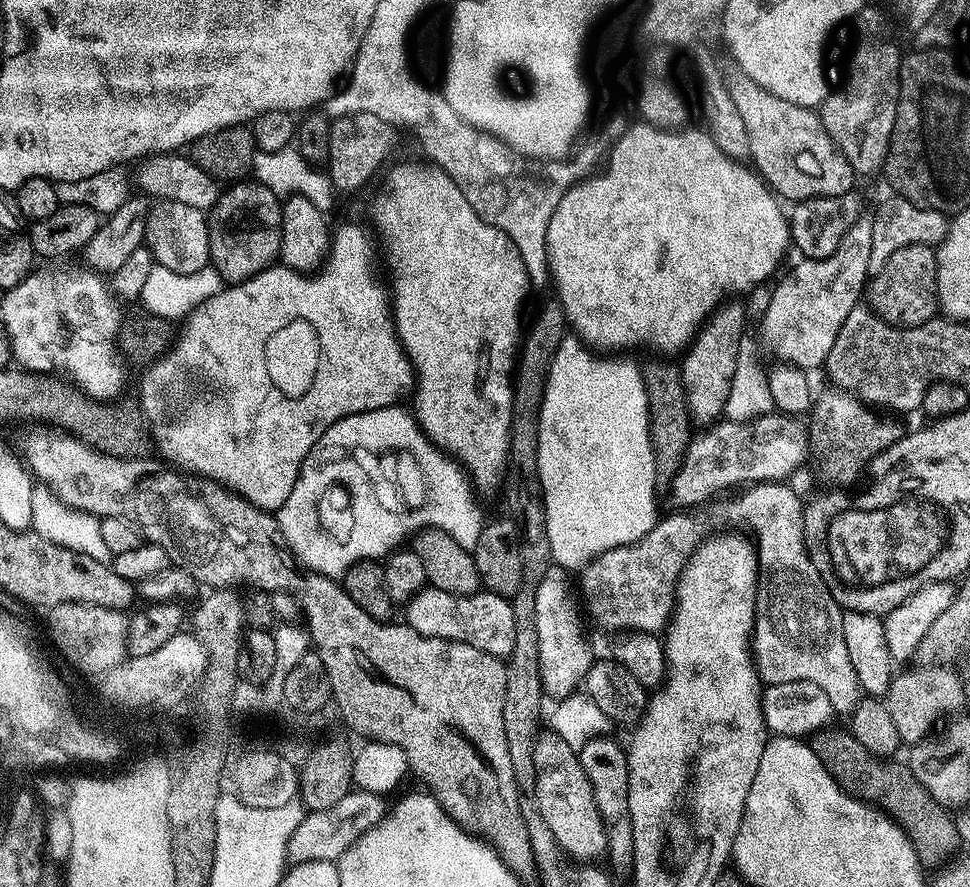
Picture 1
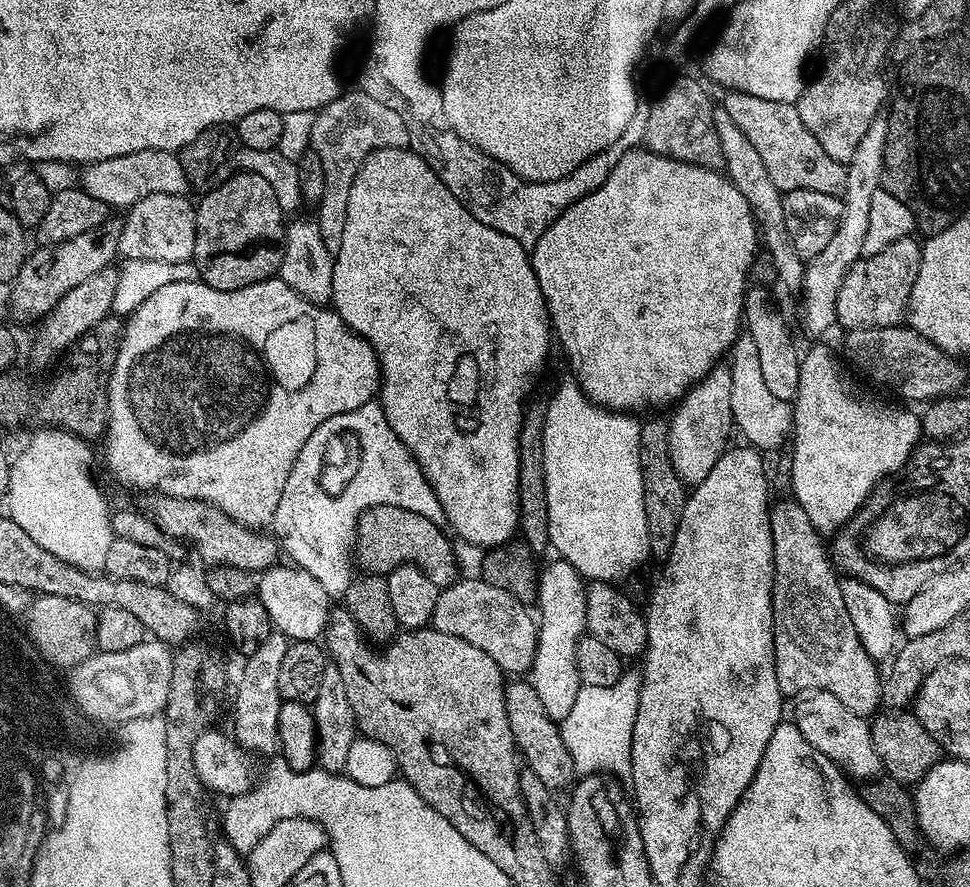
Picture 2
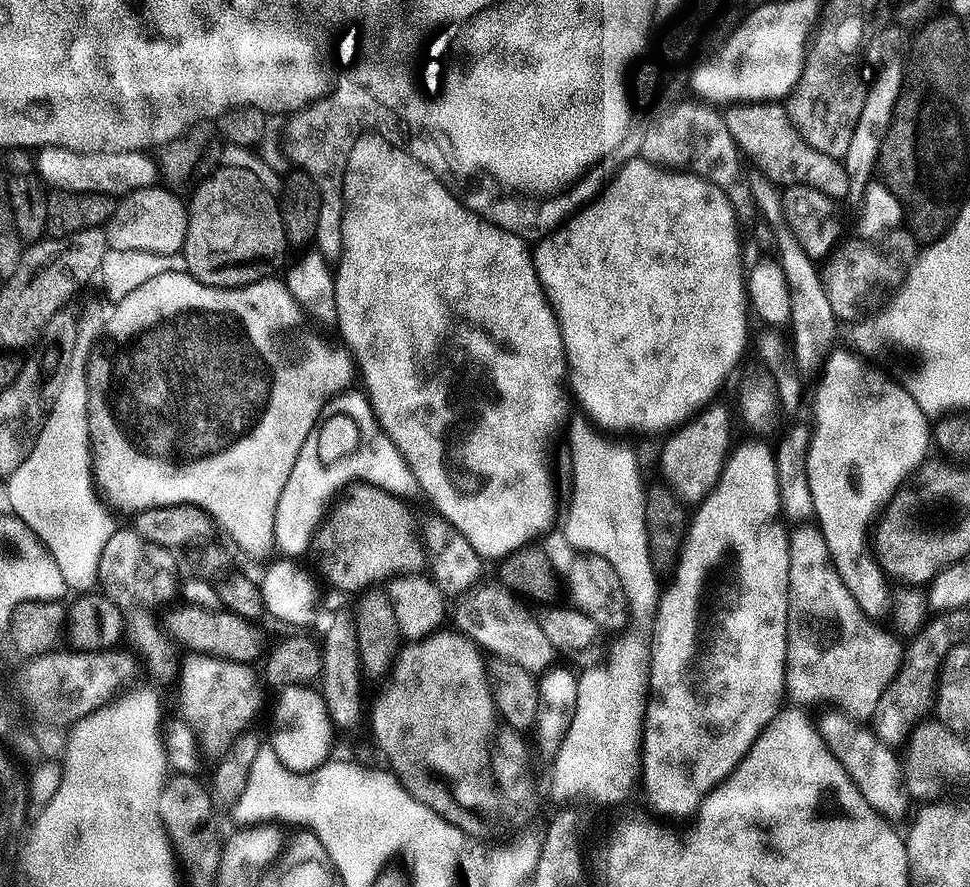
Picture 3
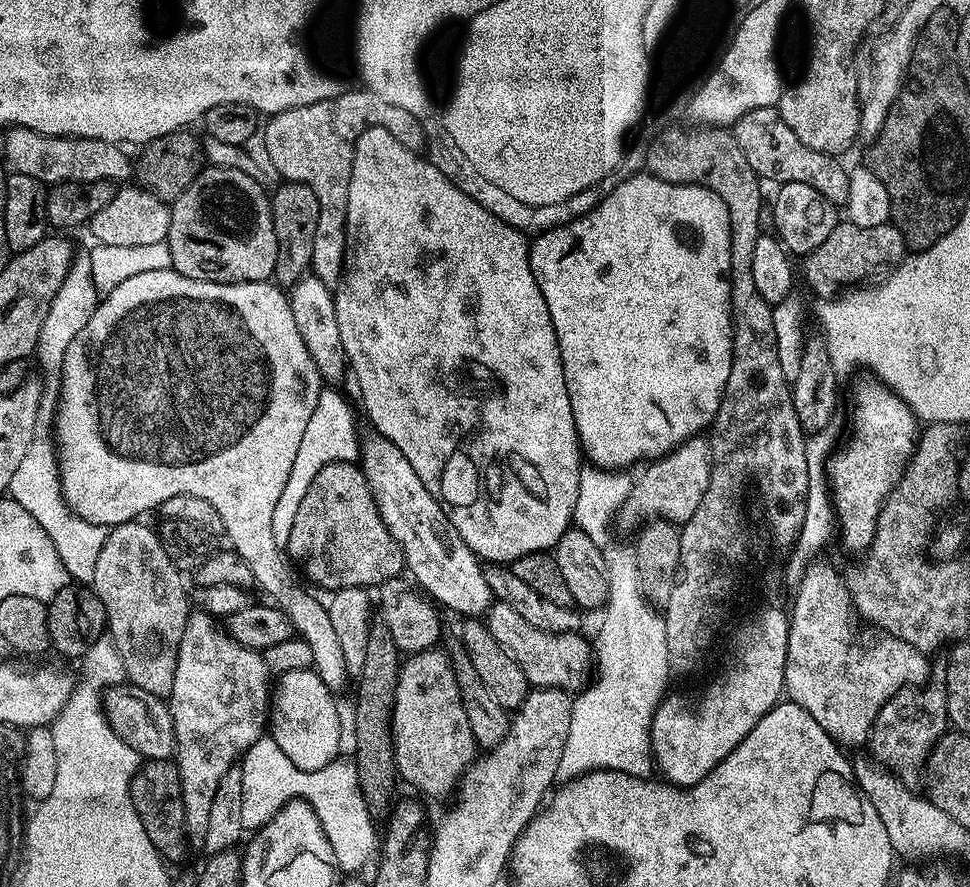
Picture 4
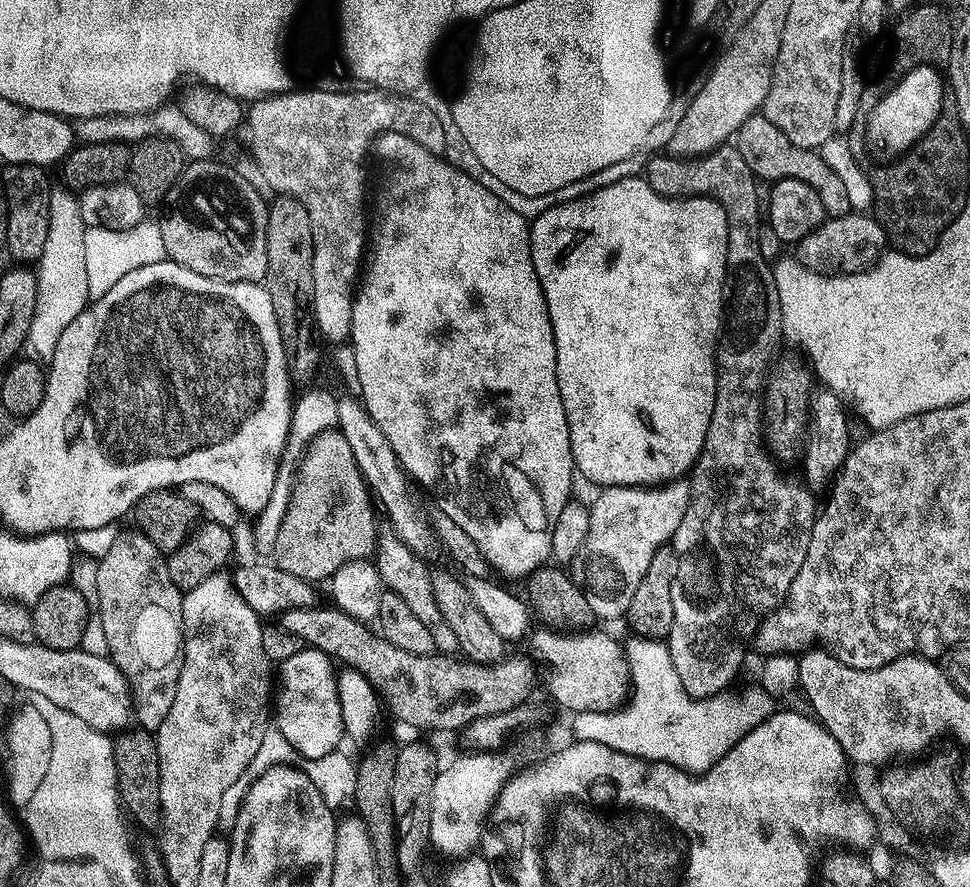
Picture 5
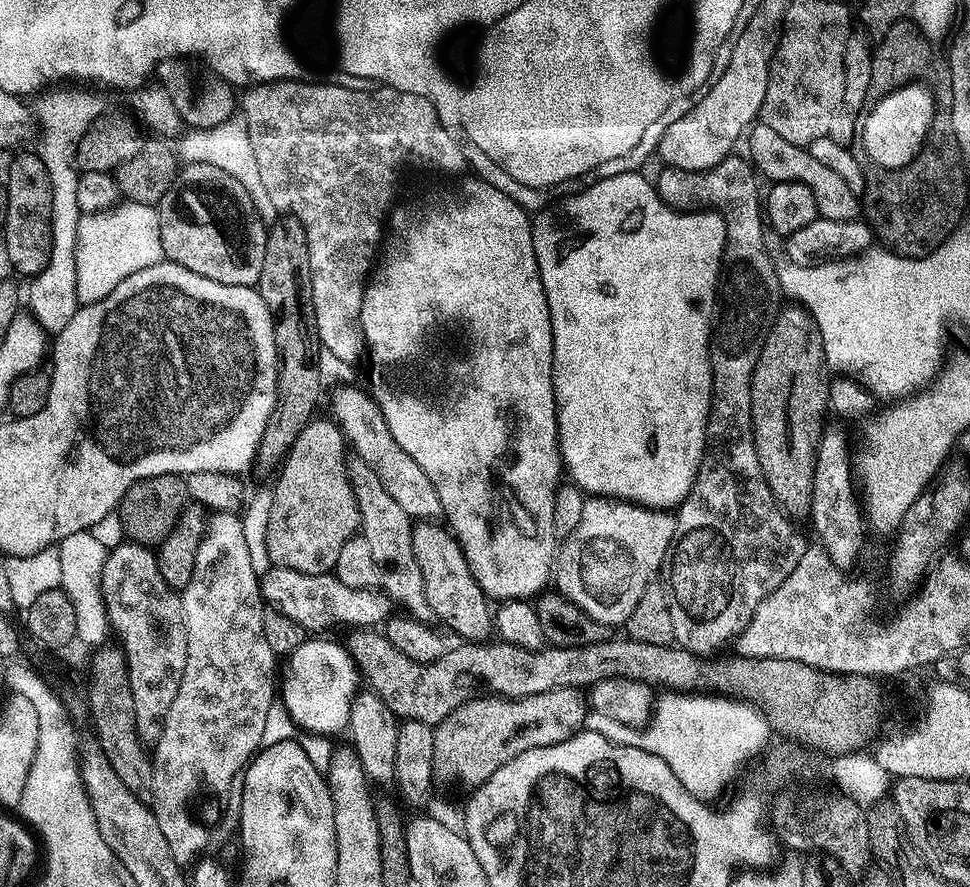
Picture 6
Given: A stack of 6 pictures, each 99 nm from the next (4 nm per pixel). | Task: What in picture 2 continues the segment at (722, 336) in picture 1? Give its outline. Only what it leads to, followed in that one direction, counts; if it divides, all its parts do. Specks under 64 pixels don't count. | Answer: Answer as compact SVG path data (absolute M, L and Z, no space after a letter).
M727 363L716 367L695 384L675 405L676 413L668 420L668 445L670 462L686 486L695 486L714 470L714 462L729 447L728 435L733 434L734 425L730 410L731 370Z

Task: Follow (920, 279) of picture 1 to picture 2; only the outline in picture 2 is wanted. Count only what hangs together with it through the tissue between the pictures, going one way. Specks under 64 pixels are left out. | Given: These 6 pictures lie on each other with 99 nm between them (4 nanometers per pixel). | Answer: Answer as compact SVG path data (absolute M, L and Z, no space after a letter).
M912 236L898 238L890 246L873 256L864 256L850 266L846 278L842 278L842 286L836 299L836 324L844 330L854 328L894 328L905 319L908 310L908 299L912 293L914 282L918 278L920 265L921 241Z

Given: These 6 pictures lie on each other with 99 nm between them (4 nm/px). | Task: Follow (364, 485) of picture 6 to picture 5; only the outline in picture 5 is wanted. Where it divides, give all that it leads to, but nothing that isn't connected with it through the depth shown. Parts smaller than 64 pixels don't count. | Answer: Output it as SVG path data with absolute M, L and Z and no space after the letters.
M388 534L385 540L383 537L379 541L374 563L385 589L405 599L410 605L410 610L426 625L426 630L430 630L430 635L434 637L436 652L441 656L455 657L460 652L458 634L454 634L454 630L442 616L442 610L438 608L438 598L434 598L434 586L432 585L433 573L428 572L427 566L416 555L413 549L407 548L400 541L399 536Z

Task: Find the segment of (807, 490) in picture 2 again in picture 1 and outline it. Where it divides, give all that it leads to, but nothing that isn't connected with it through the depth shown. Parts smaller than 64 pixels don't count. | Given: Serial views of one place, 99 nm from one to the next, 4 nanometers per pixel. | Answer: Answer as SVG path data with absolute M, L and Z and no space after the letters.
M831 390L815 397L810 409L812 416L812 428L810 424L810 444L816 450L816 468L824 480L829 480L832 486L848 486L848 483L856 475L863 473L868 467L868 461L872 460L882 450L886 450L893 442L899 440L902 435L902 428L899 428L892 420L883 420L875 416L871 407L865 406L855 396L849 396L847 392Z

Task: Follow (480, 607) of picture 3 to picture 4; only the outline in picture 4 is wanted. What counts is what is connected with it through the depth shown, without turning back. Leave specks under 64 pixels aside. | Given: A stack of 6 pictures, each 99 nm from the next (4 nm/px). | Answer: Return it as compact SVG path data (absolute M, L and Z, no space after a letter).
M499 602L493 603L486 613L486 623L490 634L498 638L500 645L507 650L508 655L522 666L522 674L526 674L529 685L541 688L559 688L561 690L579 689L580 684L580 656L591 657L593 645L588 644L575 632L547 632L538 630L538 626L530 626L518 610L510 610L510 606Z

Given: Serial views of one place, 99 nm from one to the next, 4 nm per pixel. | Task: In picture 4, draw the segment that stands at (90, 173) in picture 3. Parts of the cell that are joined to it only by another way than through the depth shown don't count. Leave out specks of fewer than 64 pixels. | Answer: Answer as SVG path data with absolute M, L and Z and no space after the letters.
M13 125L5 132L4 152L12 172L37 177L45 185L68 181L85 182L111 180L122 182L132 174L132 160L122 152L123 147L104 139L86 139L82 136L45 135L28 127Z

